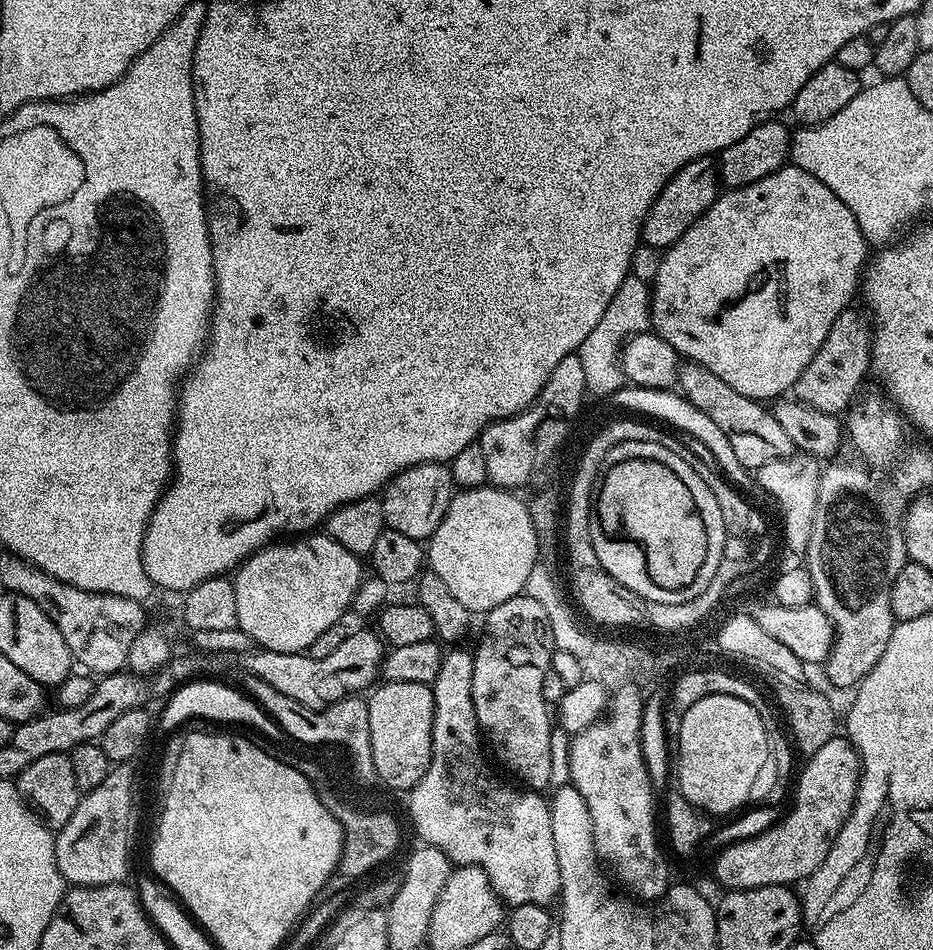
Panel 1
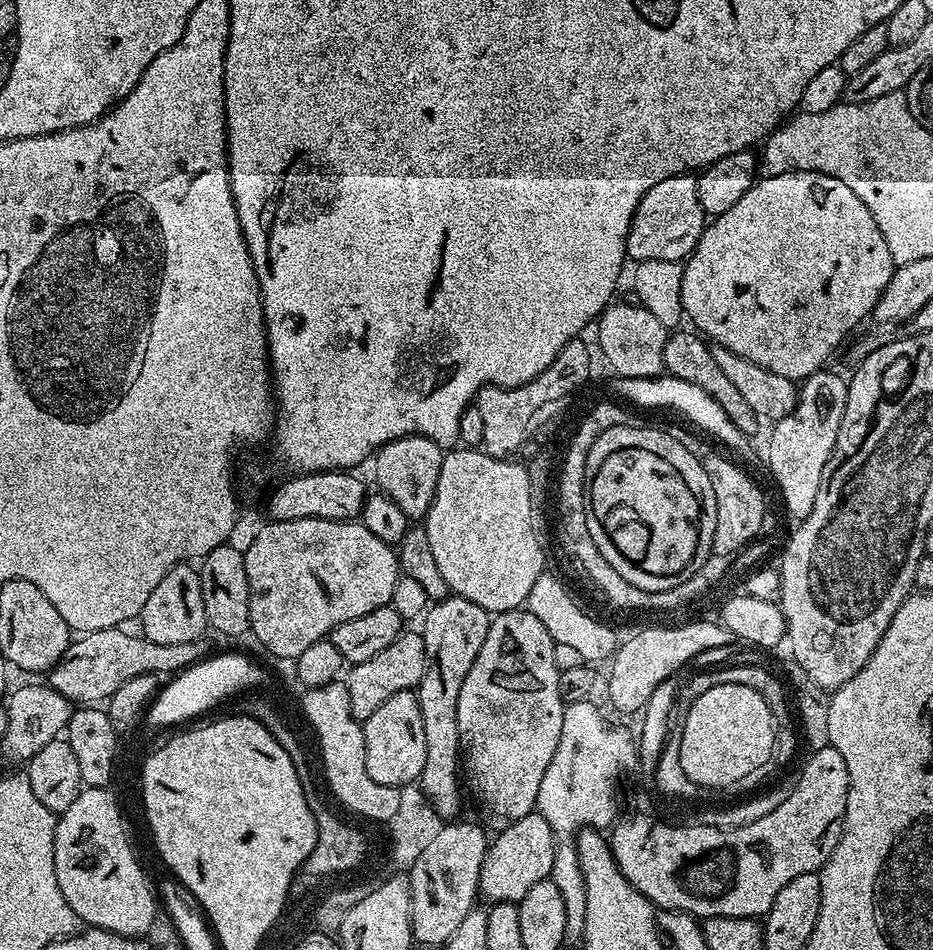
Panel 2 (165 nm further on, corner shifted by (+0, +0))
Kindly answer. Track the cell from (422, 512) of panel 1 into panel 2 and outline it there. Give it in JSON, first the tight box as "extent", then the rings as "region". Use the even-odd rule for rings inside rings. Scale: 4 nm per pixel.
{"extent":[374,436,445,521],"region":[[[403,436],[383,444],[374,456],[374,461],[376,460],[375,487],[385,496],[389,496],[395,505],[401,508],[402,514],[408,516],[409,521],[423,521],[436,497],[438,470],[442,470],[445,455],[445,449],[425,436]]]}

